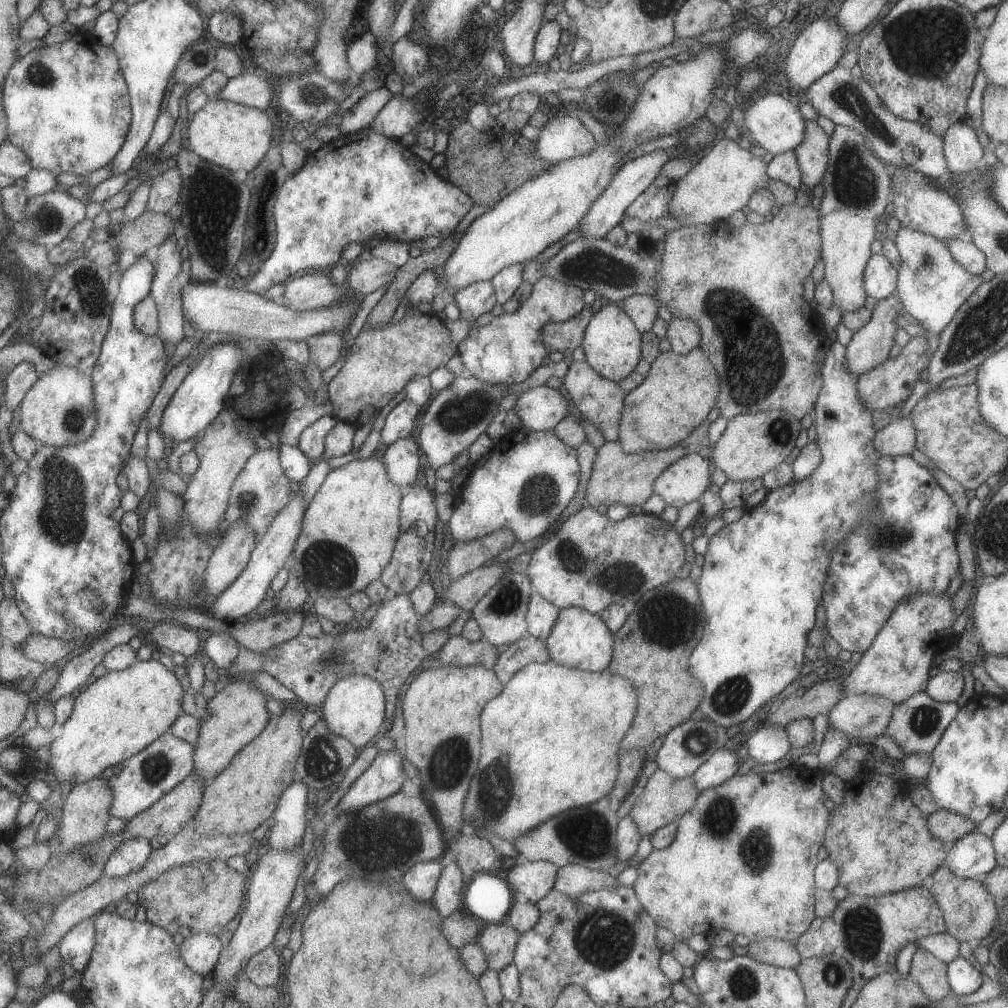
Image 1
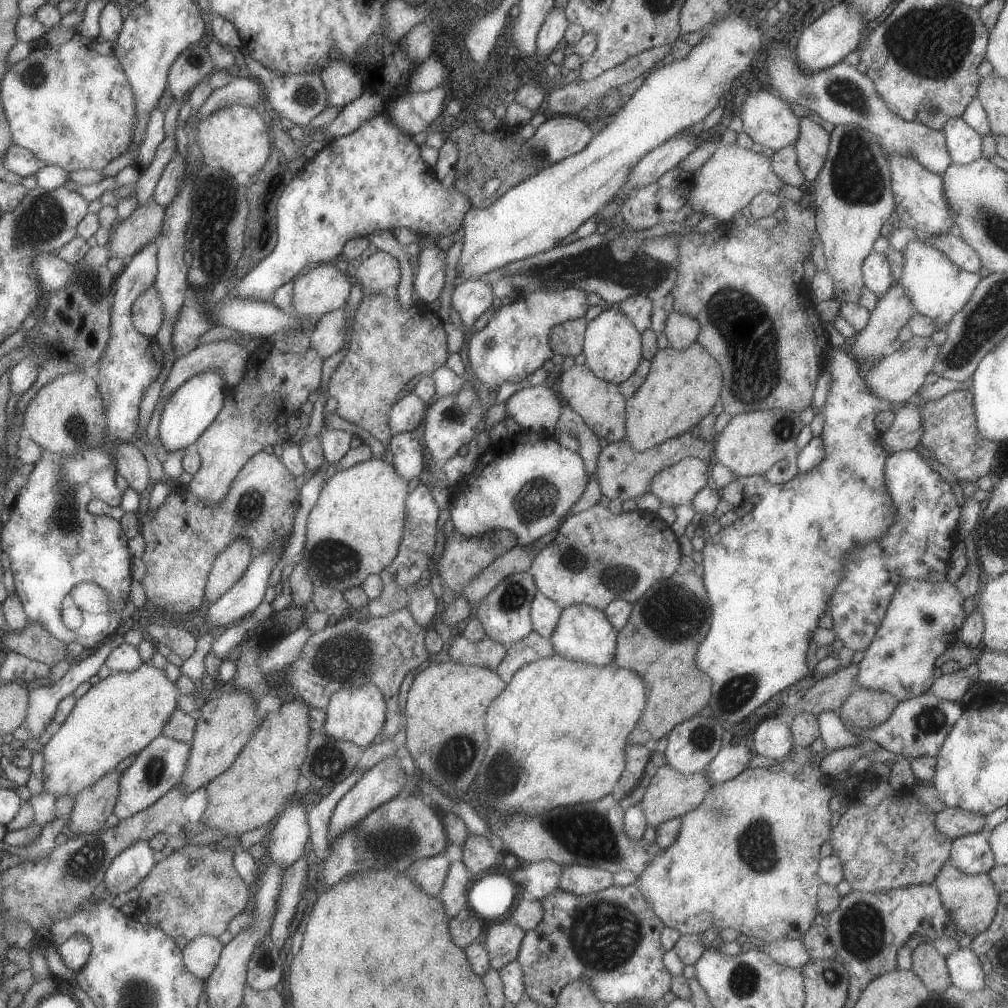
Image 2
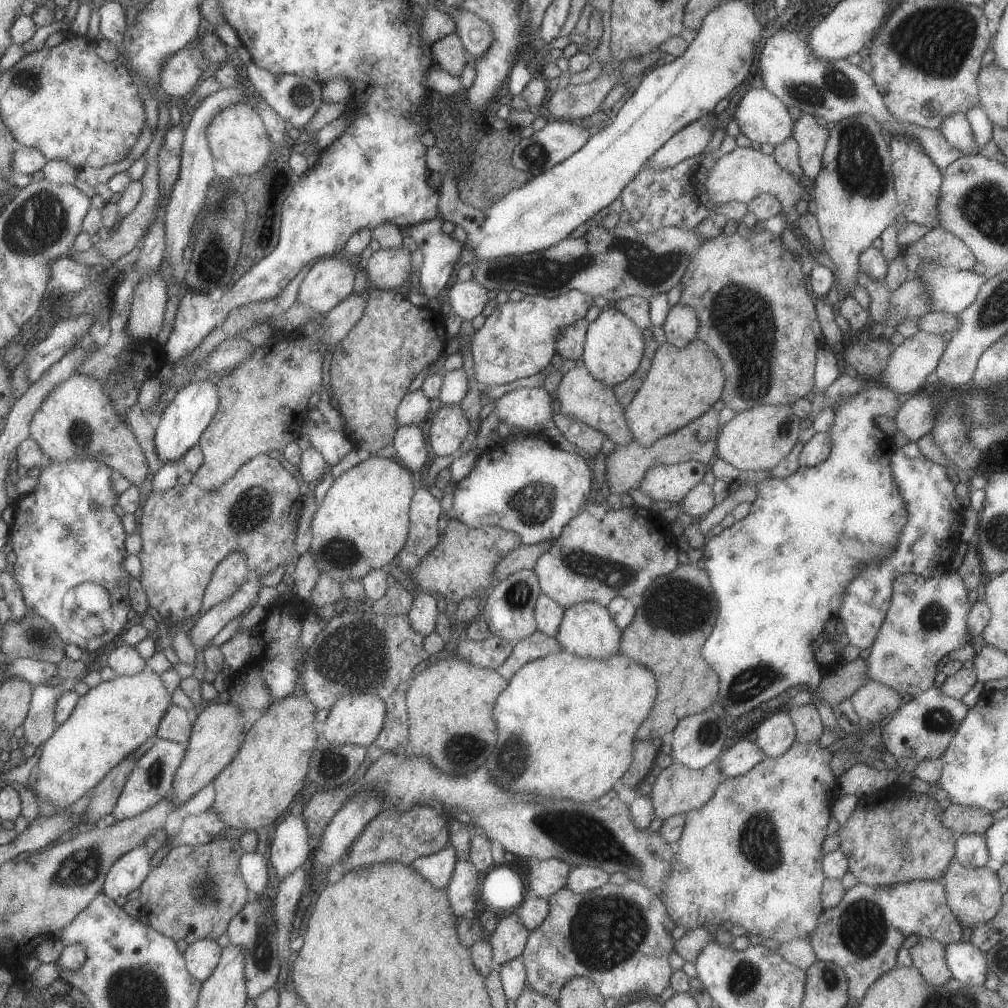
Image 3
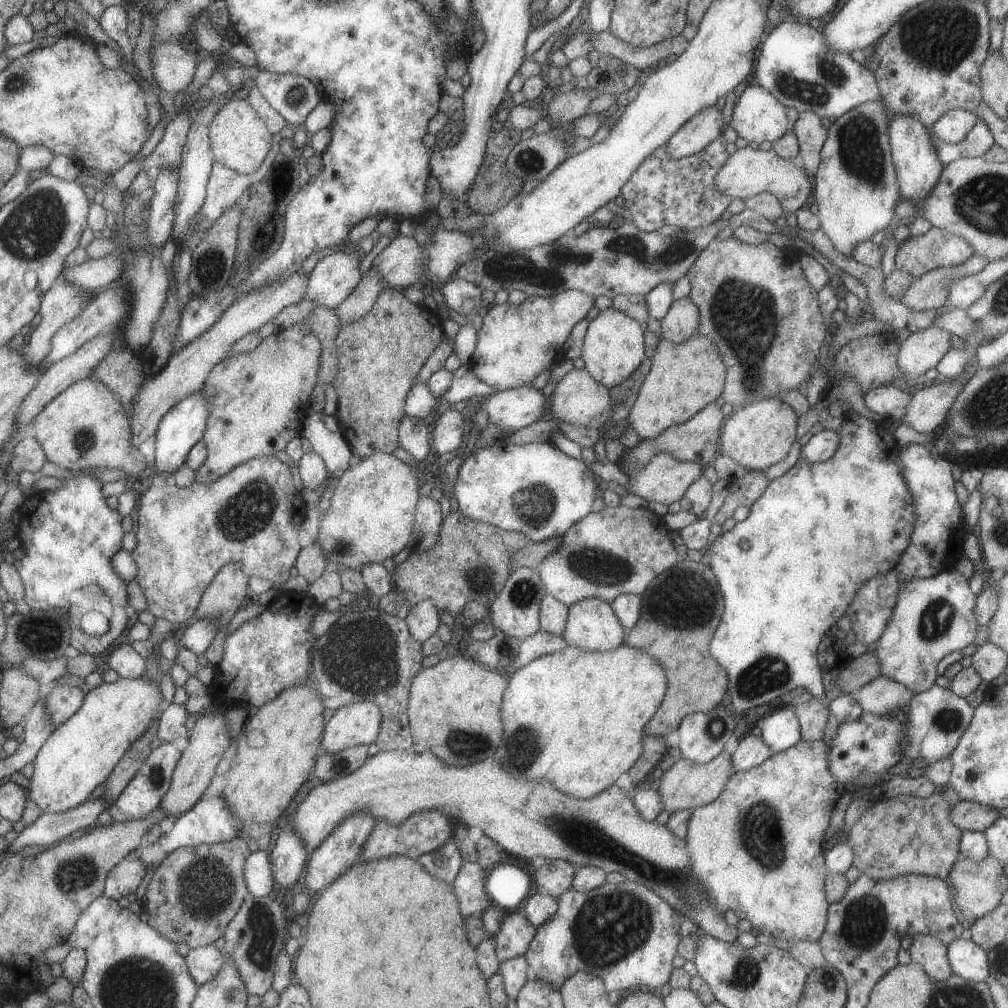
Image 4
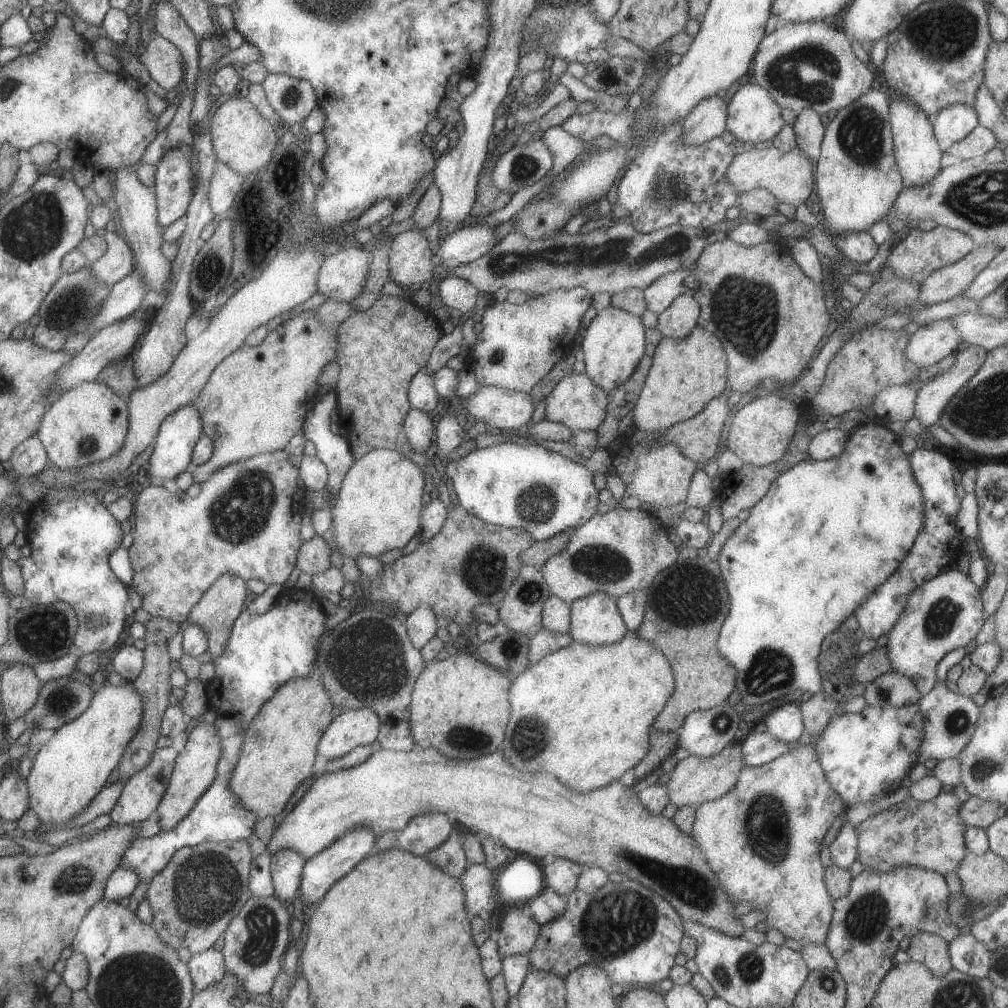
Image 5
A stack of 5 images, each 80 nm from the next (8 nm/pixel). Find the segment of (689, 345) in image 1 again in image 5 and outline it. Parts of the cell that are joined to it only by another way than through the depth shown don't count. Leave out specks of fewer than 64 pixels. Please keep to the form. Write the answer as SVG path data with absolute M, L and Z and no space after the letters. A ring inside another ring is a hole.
M691 293L677 295L664 311L657 315L656 329L663 337L680 339L697 325L700 306Z

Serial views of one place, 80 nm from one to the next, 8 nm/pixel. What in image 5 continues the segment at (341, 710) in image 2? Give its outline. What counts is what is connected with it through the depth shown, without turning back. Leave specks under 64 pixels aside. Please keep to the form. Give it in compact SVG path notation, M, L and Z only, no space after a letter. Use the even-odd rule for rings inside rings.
M370 708L347 709L330 722L317 744L316 754L327 761L342 757L357 745L373 742L379 727L378 716Z

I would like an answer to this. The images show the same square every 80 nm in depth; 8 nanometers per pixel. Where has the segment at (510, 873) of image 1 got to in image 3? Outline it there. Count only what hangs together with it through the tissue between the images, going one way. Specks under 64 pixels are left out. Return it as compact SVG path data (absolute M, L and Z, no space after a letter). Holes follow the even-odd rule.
M559 859L540 860L534 868L530 868L527 876L530 894L548 899L559 889L566 886L566 878L570 866Z

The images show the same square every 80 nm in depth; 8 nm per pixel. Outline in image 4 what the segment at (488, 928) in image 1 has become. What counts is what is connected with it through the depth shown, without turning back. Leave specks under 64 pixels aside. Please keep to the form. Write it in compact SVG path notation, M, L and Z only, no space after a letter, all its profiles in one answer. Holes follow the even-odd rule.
M522 912L507 914L500 922L499 931L494 935L495 954L499 961L523 955L533 940L536 928Z

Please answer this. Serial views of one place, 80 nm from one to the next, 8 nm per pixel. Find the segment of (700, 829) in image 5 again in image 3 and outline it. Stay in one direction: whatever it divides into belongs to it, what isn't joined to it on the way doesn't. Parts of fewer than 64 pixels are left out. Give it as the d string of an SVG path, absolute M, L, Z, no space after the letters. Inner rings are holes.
M795 741L782 754L776 757L765 757L742 775L721 780L715 789L714 795L701 808L685 813L684 827L680 839L674 845L676 860L670 875L664 880L662 890L657 896L667 909L668 915L674 926L681 926L688 931L695 926L705 927L706 920L711 926L719 926L722 922L731 922L732 926L739 924L750 936L761 936L782 943L791 939L809 940L816 929L819 915L824 909L821 904L820 894L823 879L821 842L827 834L827 822L832 816L831 806L839 792L837 777L829 767L833 747L821 748L819 743L798 743Z

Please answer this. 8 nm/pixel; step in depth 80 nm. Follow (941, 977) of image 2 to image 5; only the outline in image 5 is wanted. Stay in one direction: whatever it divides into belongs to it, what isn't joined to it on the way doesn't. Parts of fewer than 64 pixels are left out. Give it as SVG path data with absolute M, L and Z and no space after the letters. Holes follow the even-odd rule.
M916 932L910 937L906 950L909 960L926 966L935 976L943 976L952 968L948 953L948 942L940 936Z

